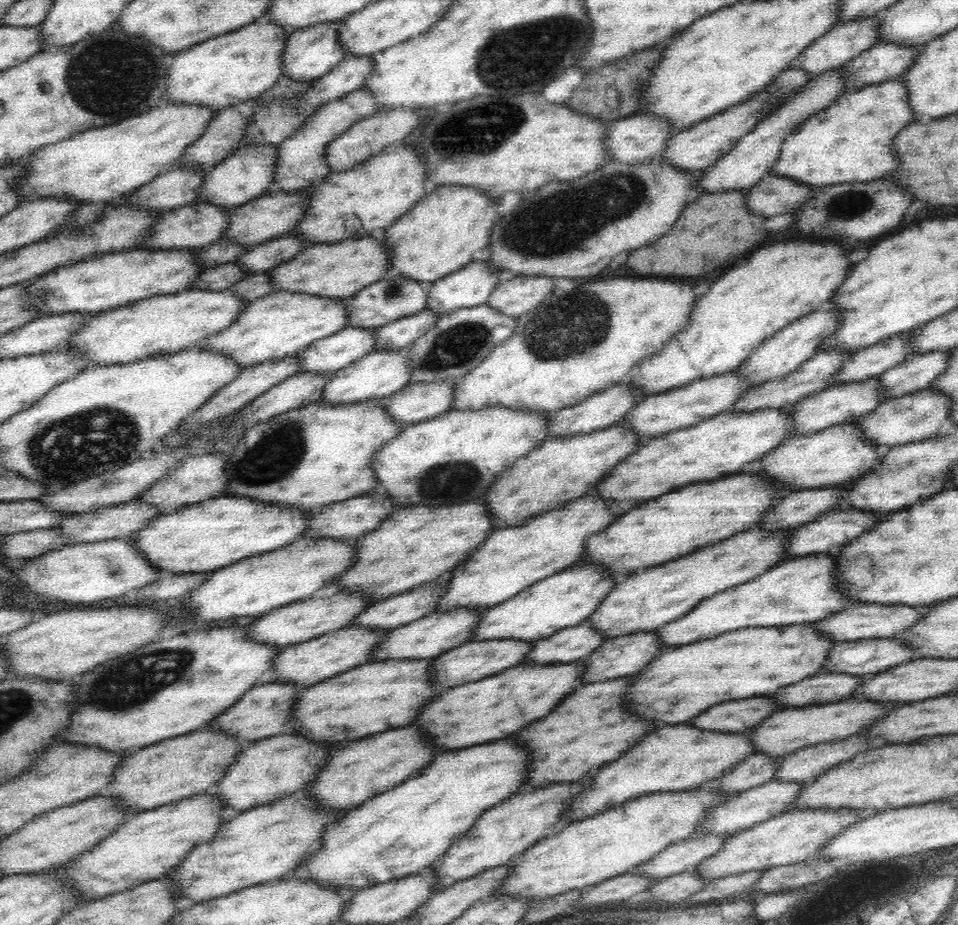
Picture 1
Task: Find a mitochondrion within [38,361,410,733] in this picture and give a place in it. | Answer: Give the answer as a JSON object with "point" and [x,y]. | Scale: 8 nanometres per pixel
{"point":[132,682]}

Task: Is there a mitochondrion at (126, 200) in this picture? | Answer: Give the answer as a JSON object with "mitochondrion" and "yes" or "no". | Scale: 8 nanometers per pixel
{"mitochondrion":"no"}

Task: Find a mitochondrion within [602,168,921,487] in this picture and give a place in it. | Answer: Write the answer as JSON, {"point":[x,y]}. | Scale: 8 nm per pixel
{"point":[855,201]}

